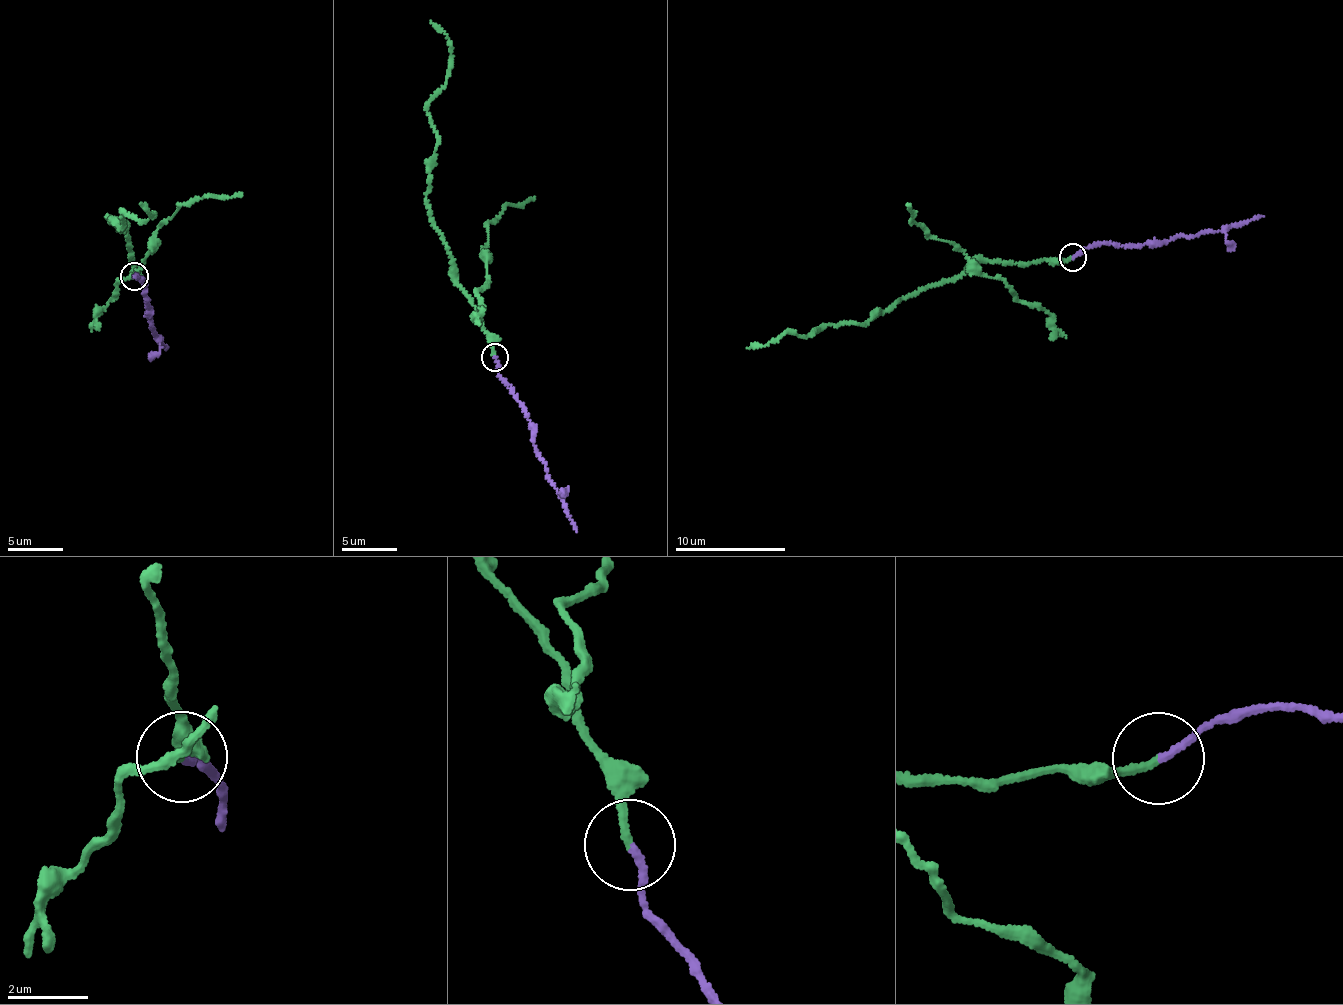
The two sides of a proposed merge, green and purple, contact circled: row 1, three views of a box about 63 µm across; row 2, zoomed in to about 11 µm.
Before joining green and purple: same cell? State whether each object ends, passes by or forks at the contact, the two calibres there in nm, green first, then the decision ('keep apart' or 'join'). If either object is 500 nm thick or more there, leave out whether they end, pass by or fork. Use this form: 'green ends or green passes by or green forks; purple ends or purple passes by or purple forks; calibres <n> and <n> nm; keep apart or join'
green ends; purple ends; calibres 200 and 170 nm; keep apart

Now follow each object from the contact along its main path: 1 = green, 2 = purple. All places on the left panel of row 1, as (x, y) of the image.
1: (133, 275), (129, 226), (119, 229), (107, 216), (120, 228), (123, 211), (146, 222), (154, 213), (141, 203)
2: (133, 275), (145, 284), (149, 309), (144, 316), (147, 315), (156, 341), (166, 350)

